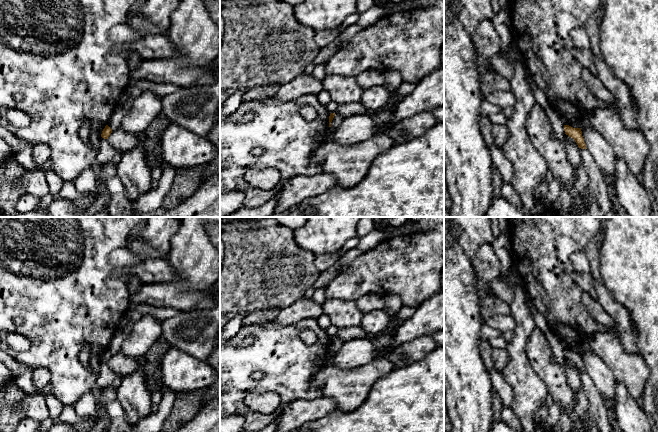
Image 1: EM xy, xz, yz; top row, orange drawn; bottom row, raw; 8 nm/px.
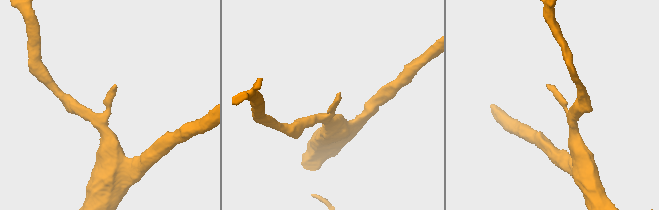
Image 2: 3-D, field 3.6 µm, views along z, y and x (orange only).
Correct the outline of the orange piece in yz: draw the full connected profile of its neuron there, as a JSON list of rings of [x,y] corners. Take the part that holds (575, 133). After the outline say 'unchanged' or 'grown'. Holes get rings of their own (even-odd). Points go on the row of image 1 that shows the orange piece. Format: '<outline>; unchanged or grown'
[[[564,125],[564,131],[566,135],[575,140],[579,148],[587,149],[584,138],[582,136],[581,128],[573,128],[569,125]]]; unchanged

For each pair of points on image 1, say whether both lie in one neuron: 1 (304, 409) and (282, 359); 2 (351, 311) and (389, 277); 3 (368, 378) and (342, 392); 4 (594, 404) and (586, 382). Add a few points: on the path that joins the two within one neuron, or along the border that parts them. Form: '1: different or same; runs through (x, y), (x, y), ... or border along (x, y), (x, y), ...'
1: different; border along (322, 395), (316, 398), (295, 398), (279, 412)
2: different; border along (331, 299), (354, 301)
3: same; runs through (362, 378), (348, 387)
4: same; runs through (594, 399), (594, 395), (589, 387)

